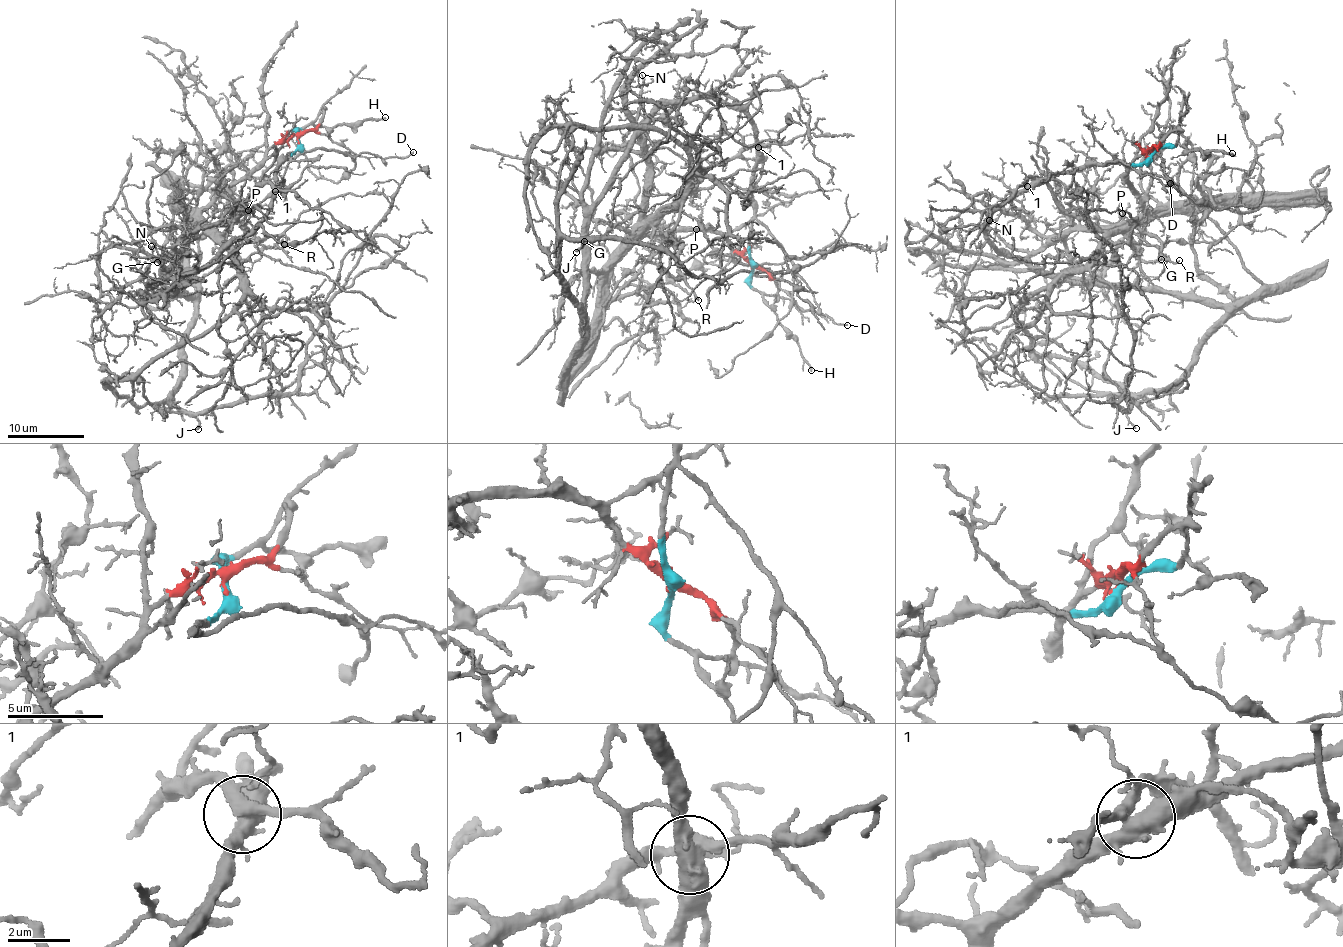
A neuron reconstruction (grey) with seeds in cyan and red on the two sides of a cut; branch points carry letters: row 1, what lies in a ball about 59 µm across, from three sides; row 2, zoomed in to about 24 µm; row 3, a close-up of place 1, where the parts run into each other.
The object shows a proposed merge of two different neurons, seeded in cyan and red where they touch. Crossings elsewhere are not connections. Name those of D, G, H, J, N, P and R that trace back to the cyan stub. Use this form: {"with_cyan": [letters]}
{"with_cyan": ["D", "H", "J"]}

